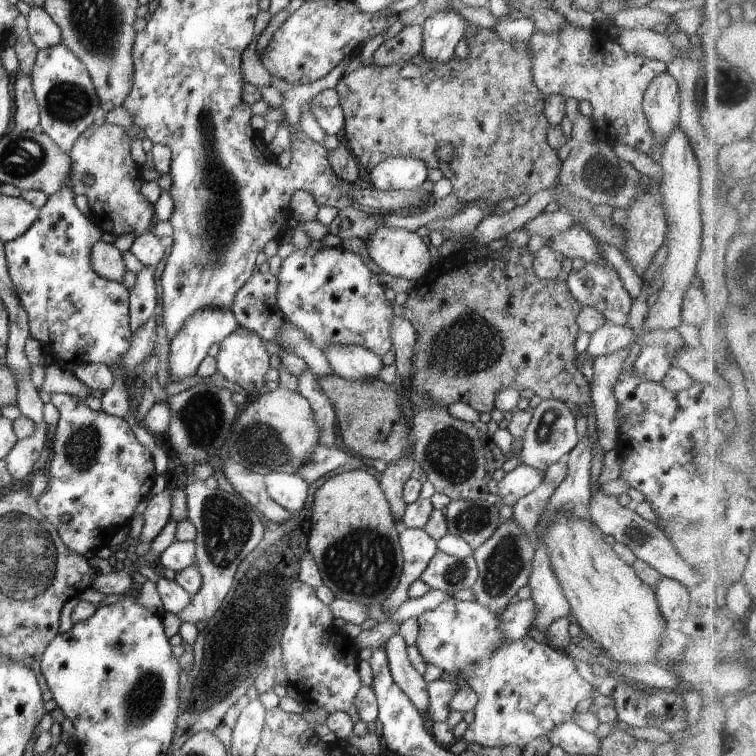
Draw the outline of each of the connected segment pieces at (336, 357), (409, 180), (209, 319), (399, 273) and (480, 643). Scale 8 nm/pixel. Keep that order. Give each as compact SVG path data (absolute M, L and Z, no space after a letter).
M332 345L323 350L333 374L346 380L376 378L382 364L381 356L358 345Z
M409 156L390 157L379 162L371 171L370 182L381 191L405 191L418 188L427 179L427 166Z
M204 307L198 312L192 313L180 327L176 336L170 342L169 352L169 370L168 372L180 381L188 376L194 376L198 365L208 354L208 348L214 344L224 340L229 334L232 334L239 327L238 321L231 309L223 309L218 307Z
M380 225L365 243L368 254L376 266L390 276L416 281L422 279L432 268L433 260L428 251L428 246L417 231Z
M448 599L436 608L424 611L417 617L419 633L416 648L427 663L434 664L443 672L463 678L478 694L478 702L473 708L475 719L460 737L466 743L478 743L485 747L502 748L516 745L521 749L534 738L544 738L557 724L572 721L578 702L596 695L596 691L576 669L575 659L562 650L553 649L546 642L536 642L524 635L515 641L506 641L499 629L501 620L498 613L478 604L476 601Z

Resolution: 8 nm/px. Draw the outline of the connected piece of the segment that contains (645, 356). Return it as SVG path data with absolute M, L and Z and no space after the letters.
M644 346L642 354L634 362L633 371L646 380L659 383L671 366L675 350L660 348L660 346Z

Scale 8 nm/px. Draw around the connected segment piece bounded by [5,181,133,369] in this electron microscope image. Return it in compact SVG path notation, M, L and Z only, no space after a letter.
M66 181L63 189L52 193L48 196L46 204L39 208L38 218L14 240L5 243L5 257L7 258L7 269L13 282L16 294L25 308L29 320L29 333L33 339L38 340L42 344L42 348L46 356L54 358L59 364L64 366L75 367L84 363L102 362L112 369L116 369L117 362L121 356L128 350L131 345L131 338L133 335L132 329L129 325L129 290L122 284L116 281L106 280L99 274L92 270L90 262L90 253L92 245L100 241L103 231L99 228L99 224L95 220L91 220L84 216L76 203L74 202L75 194L72 190L73 184L71 181Z

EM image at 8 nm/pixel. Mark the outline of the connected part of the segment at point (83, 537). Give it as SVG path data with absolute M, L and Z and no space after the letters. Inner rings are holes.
M54 392L51 402L59 412L58 423L54 427L54 444L52 444L52 462L48 470L48 486L37 498L37 507L42 516L56 527L58 536L70 549L85 556L87 552L96 553L108 547L112 537L126 526L135 516L135 508L147 499L152 492L156 471L149 449L140 443L126 420L110 416L104 411L94 411L76 397L64 392ZM61 516L70 516L68 522L62 522Z

